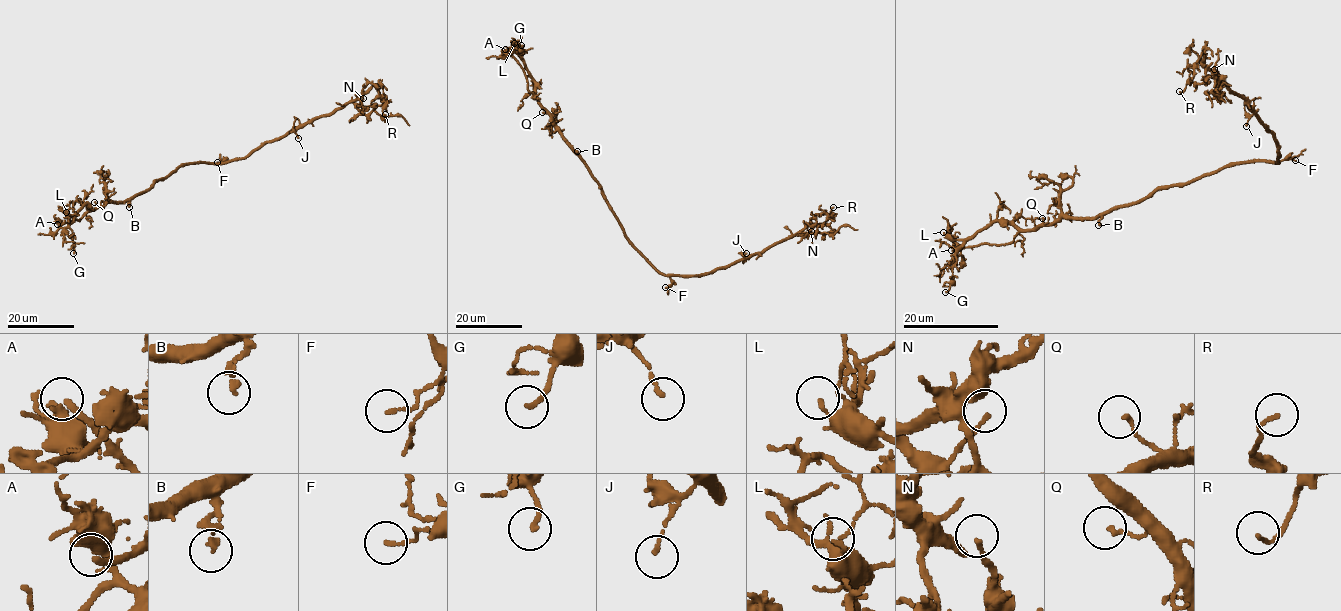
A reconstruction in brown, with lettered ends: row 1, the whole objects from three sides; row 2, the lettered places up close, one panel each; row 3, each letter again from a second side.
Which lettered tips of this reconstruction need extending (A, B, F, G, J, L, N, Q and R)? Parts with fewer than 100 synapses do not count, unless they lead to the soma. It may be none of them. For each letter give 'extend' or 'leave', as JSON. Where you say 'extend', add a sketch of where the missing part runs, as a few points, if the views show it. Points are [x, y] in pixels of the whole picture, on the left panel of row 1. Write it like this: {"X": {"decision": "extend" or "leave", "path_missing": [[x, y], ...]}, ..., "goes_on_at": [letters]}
{"A": {"decision": "extend", "path_missing": [[57, 224], [29, 230], [69, 240], [104, 241], [130, 222]]}, "B": {"decision": "leave"}, "F": {"decision": "leave"}, "G": {"decision": "leave"}, "J": {"decision": "leave"}, "L": {"decision": "leave"}, "N": {"decision": "leave"}, "Q": {"decision": "leave"}, "R": {"decision": "leave"}, "goes_on_at": ["A"]}

